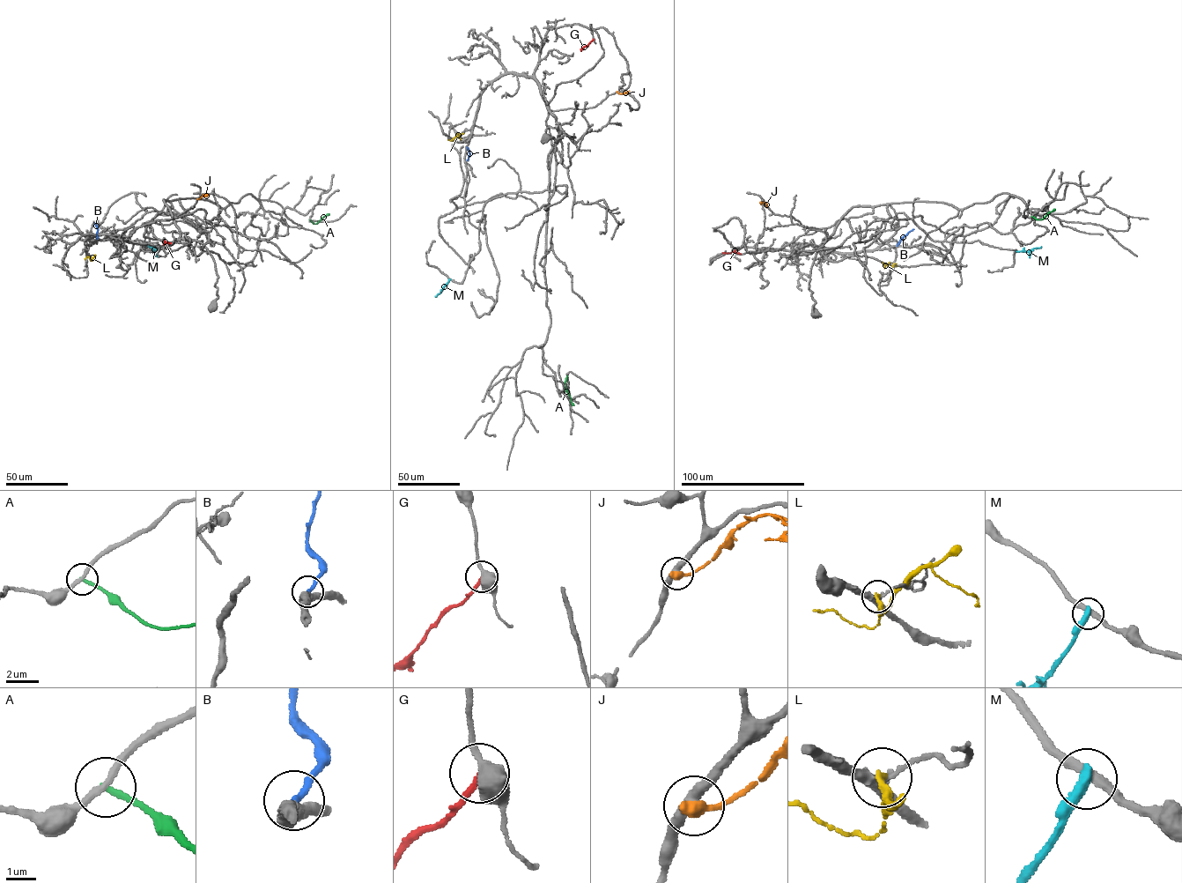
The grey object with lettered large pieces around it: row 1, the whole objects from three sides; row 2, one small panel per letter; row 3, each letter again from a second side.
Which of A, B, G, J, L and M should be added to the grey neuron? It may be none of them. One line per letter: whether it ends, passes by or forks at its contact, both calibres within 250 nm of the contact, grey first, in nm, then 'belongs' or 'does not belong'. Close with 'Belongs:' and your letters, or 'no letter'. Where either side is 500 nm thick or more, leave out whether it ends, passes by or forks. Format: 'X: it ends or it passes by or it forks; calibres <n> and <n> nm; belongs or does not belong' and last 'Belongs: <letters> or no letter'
A: it ends; calibres 200 and 190 nm; does not belong
B: it ends; calibres 300 and 240 nm; belongs
G: calibres 550 and 180 nm; does not belong
J: it ends; calibres 320 and 400 nm; does not belong
L: it ends; calibres 240 and 260 nm; does not belong
M: it ends; calibres 280 and 400 nm; does not belong
Belongs: B

